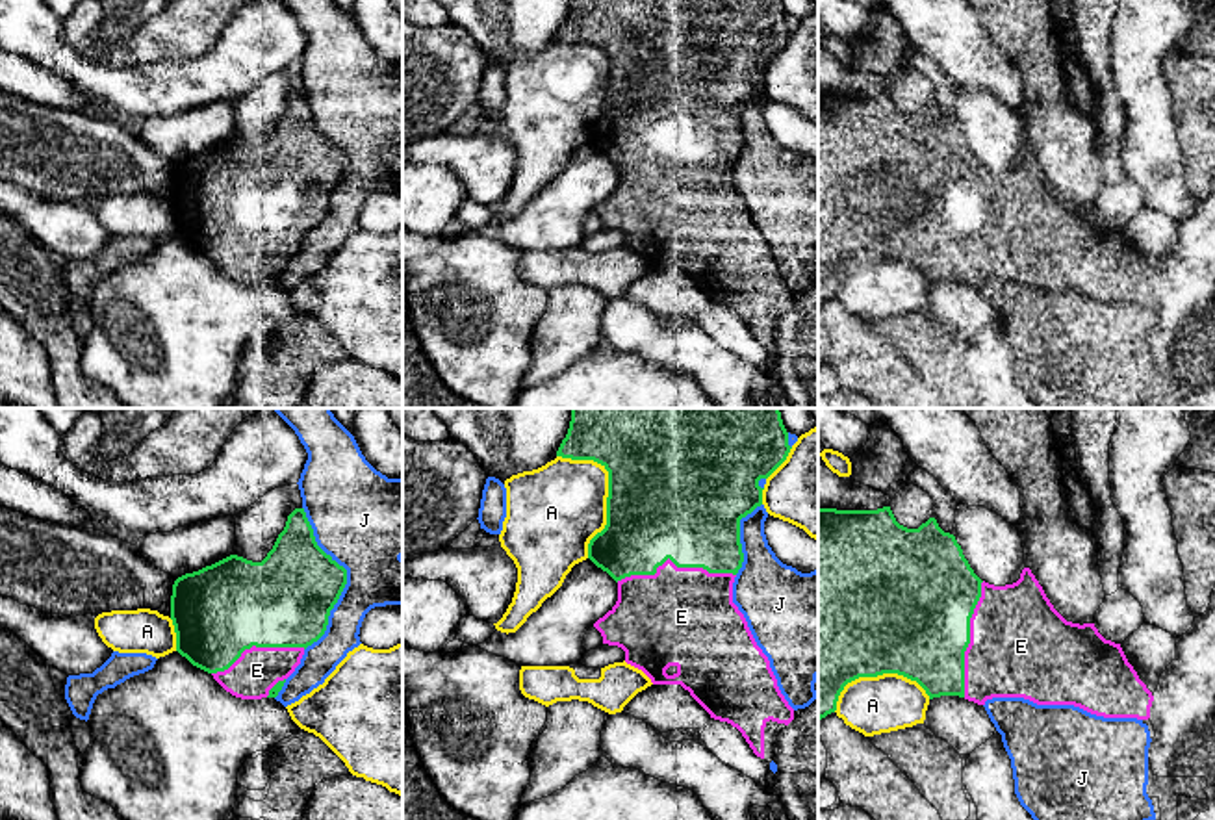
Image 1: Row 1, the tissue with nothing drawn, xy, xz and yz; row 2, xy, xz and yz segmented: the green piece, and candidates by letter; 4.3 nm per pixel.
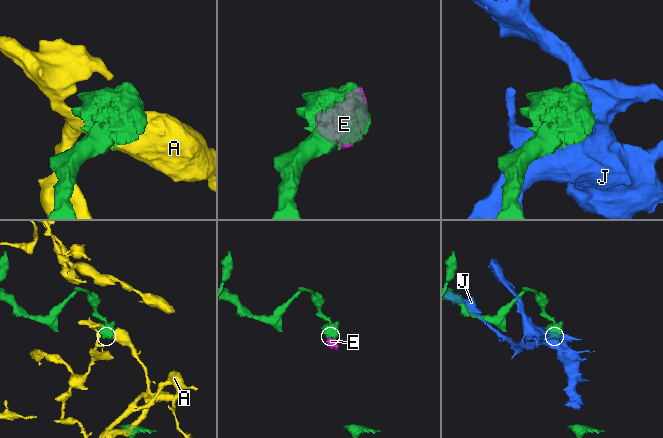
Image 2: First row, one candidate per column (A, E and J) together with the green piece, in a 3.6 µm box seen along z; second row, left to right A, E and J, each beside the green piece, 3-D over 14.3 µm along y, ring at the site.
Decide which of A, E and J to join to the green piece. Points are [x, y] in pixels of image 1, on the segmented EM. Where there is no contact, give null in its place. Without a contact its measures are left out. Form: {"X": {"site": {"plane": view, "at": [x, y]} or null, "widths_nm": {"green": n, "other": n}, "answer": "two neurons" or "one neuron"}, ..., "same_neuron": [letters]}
{"A": {"site": {"plane": "xz", "at": [609, 490]}, "widths_nm": {"green": 500, "other": 400}, "answer": "two neurons"}, "E": {"site": {"plane": "xz", "at": [674, 563]}, "widths_nm": {"green": 480, "other": 440}, "answer": "one neuron"}, "J": {"site": {"plane": "xy", "at": [345, 579]}, "widths_nm": {"green": 380, "other": 400}, "answer": "two neurons"}, "same_neuron": ["E"]}

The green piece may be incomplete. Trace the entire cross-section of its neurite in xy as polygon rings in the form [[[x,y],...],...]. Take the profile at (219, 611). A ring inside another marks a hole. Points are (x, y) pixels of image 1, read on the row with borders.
[[[295,508],[262,562],[230,555],[174,581],[176,651],[236,698],[276,698],[304,649],[325,634],[345,584],[347,570],[317,545],[304,508]]]

